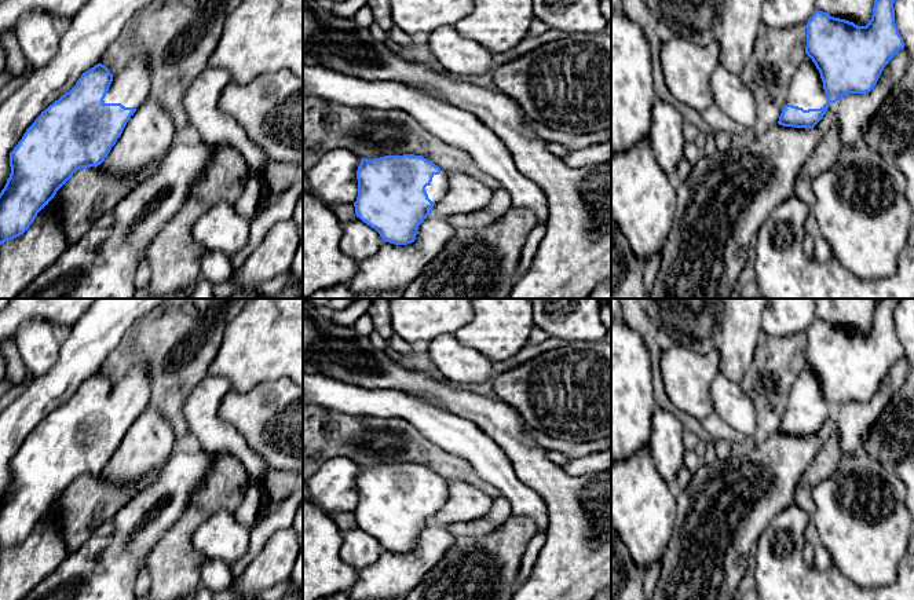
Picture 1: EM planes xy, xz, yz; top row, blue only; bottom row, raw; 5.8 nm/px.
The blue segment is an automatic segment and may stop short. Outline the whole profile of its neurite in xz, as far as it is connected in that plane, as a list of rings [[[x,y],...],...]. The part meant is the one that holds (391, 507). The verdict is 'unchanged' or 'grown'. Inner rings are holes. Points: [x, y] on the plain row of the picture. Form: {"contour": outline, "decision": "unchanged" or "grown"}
{"contour": [[[384,464],[362,467],[357,479],[358,505],[355,523],[374,537],[384,550],[407,553],[414,550],[418,534],[432,522],[436,511],[449,498],[449,482],[423,464]]], "decision": "grown"}

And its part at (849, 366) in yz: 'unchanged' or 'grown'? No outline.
grown

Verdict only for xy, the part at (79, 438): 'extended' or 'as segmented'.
extended

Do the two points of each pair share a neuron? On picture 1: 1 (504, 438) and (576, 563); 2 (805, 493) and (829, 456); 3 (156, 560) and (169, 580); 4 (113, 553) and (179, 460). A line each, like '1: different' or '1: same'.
1: same
2: same
3: same
4: same

